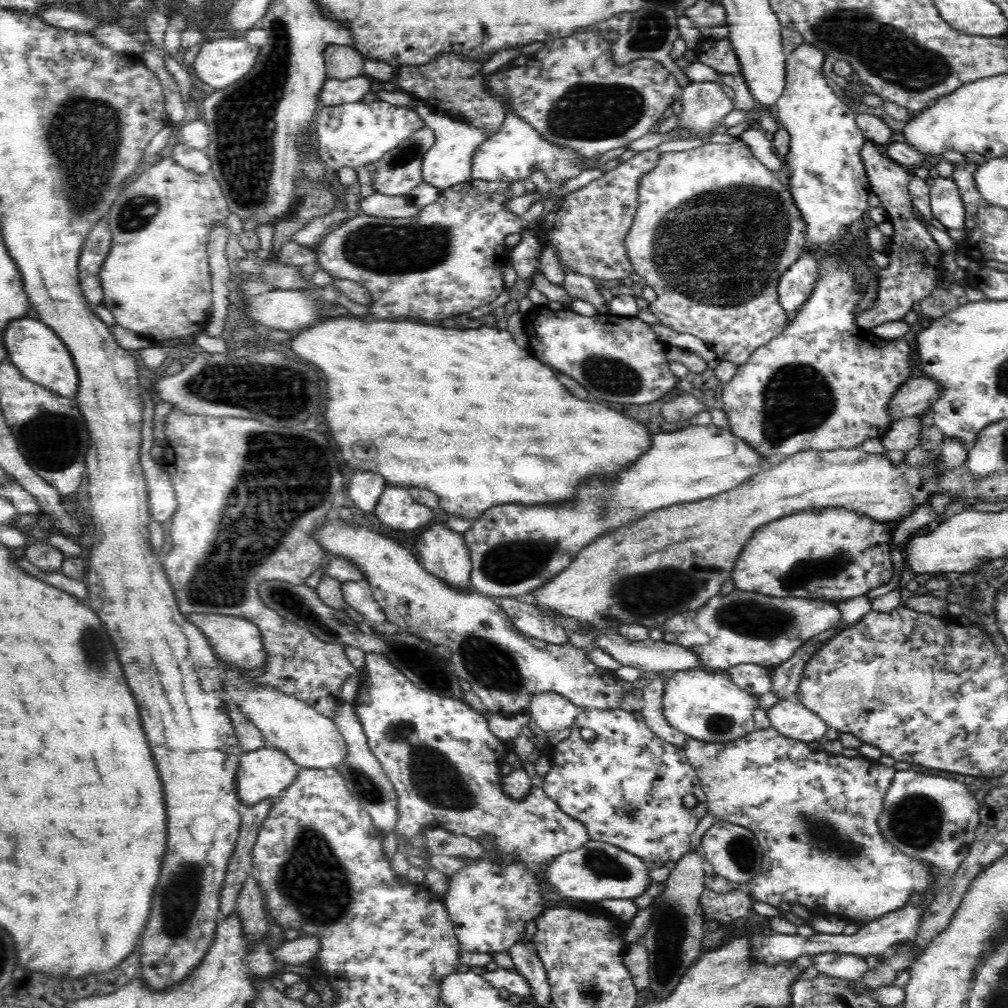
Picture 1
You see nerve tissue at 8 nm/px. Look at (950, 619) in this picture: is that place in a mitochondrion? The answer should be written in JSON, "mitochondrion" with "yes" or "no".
{"mitochondrion":"no"}

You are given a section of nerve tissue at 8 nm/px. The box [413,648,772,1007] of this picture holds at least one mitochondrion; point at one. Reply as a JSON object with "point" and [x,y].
{"point":[672,929]}

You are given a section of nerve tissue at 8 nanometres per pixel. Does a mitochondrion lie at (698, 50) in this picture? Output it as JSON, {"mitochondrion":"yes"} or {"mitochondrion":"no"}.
{"mitochondrion":"no"}

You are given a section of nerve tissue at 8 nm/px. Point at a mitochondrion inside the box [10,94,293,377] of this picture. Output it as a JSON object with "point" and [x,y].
{"point":[139,211]}

